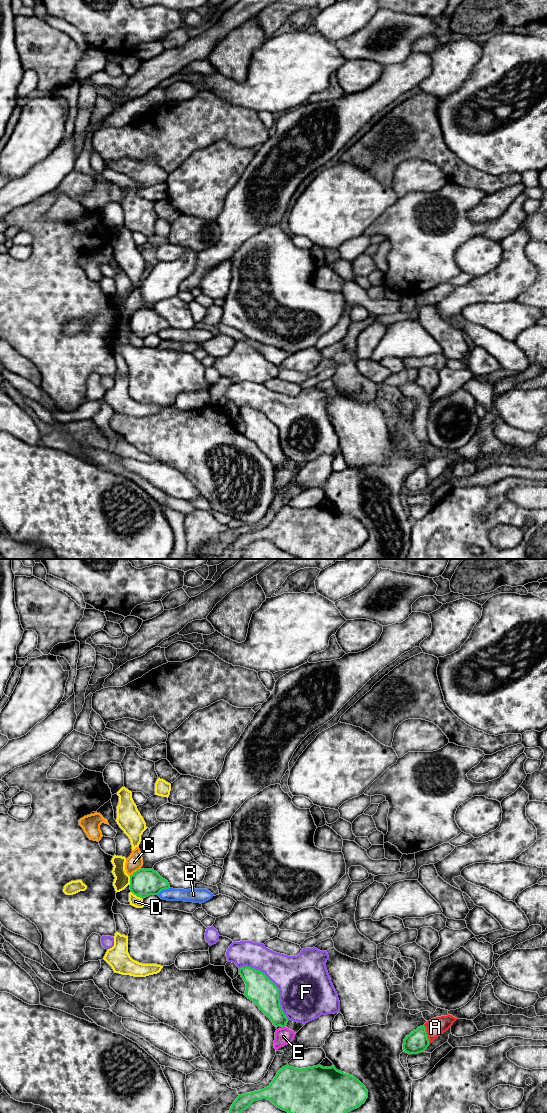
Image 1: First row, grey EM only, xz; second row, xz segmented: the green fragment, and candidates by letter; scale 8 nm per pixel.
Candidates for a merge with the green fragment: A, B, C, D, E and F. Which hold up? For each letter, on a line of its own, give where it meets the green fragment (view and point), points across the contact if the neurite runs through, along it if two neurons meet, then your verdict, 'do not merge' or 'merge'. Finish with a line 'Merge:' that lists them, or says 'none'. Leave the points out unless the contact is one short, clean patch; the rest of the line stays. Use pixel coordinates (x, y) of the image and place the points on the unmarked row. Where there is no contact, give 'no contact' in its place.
A: contact xz (427, 475); do not merge
B: contact xz (163, 329); do not merge
C: contact xz (136, 311); merge
D: contact xz (137, 336); border xz (131, 331), (142, 339); do not merge
E: contact xz (283, 467); do not merge
F: contact xz (275, 425); do not merge
Merge: C

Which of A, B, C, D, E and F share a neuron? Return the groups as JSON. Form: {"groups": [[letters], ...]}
{"groups": [["A"], ["B"], ["C"], ["D"], ["E"], ["F"]]}

